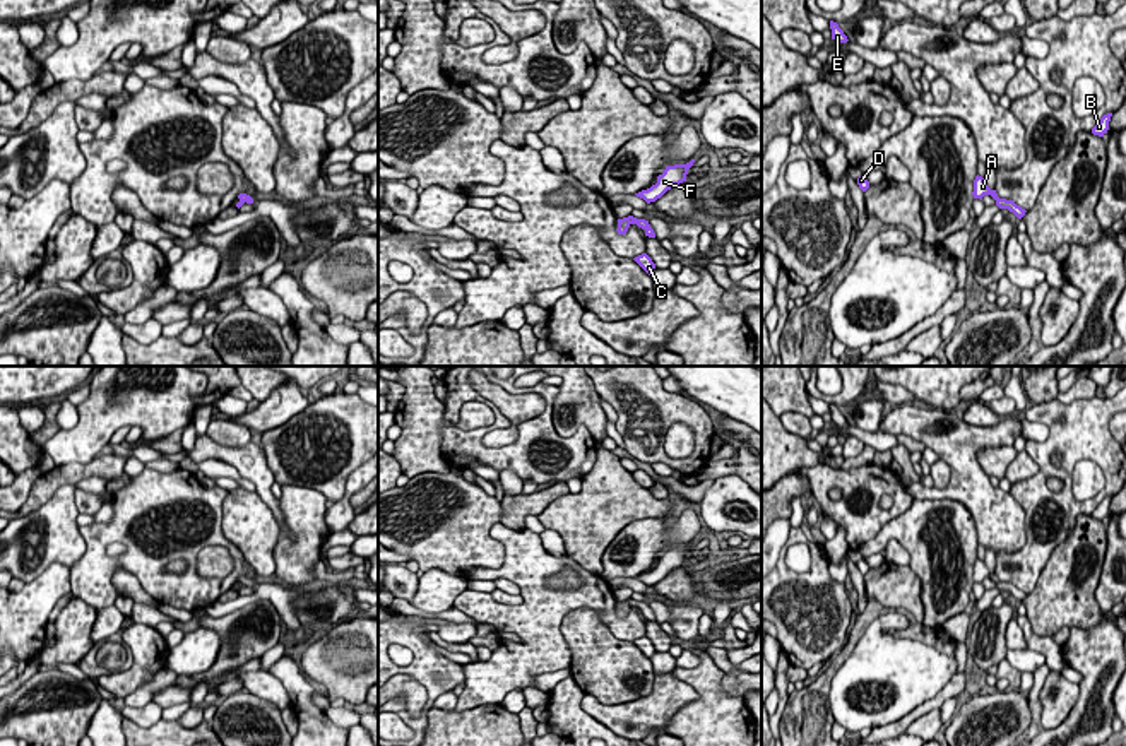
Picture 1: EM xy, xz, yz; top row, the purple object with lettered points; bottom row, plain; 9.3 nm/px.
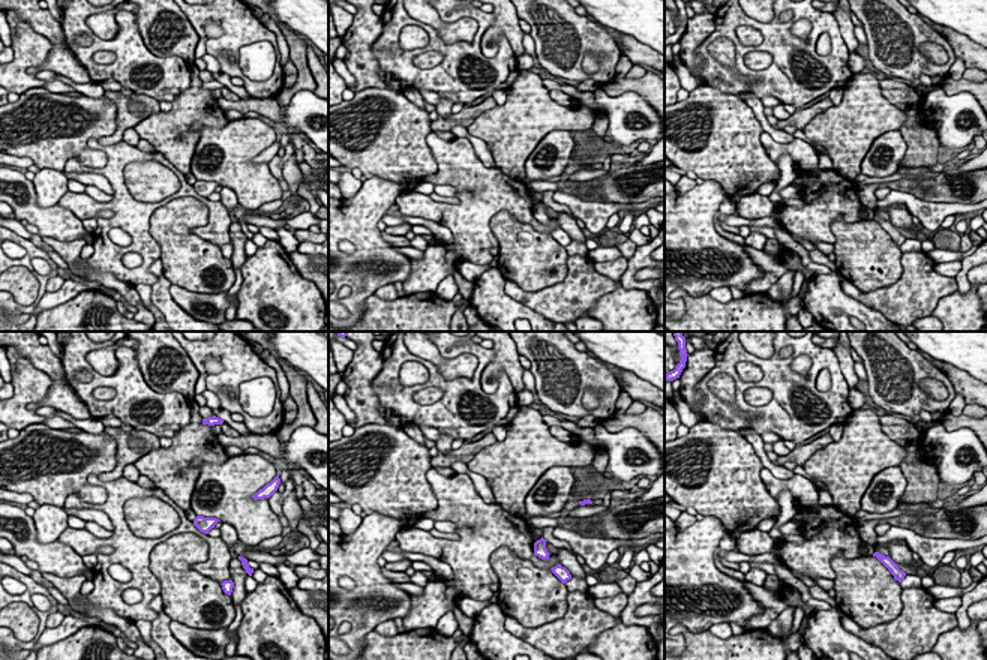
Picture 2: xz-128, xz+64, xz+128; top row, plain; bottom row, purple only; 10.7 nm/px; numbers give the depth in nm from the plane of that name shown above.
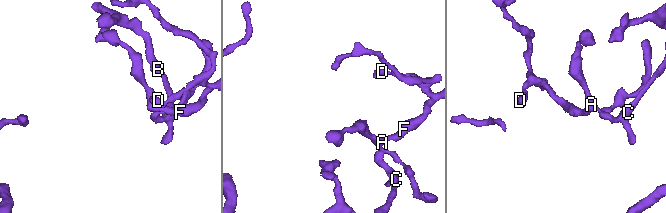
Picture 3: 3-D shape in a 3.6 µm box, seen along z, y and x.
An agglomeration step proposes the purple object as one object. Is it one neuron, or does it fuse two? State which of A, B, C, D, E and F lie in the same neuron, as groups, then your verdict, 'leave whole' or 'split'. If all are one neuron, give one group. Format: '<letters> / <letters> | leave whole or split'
A D E F / B C | split

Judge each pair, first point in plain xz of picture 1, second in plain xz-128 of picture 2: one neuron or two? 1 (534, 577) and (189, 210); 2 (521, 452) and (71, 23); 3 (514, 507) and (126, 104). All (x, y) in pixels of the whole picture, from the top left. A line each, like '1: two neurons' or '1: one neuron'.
1: two neurons
2: one neuron
3: one neuron

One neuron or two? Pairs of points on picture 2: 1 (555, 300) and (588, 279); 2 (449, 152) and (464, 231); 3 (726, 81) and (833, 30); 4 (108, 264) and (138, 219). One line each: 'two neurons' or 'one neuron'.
1: one neuron
2: one neuron
3: one neuron
4: one neuron

